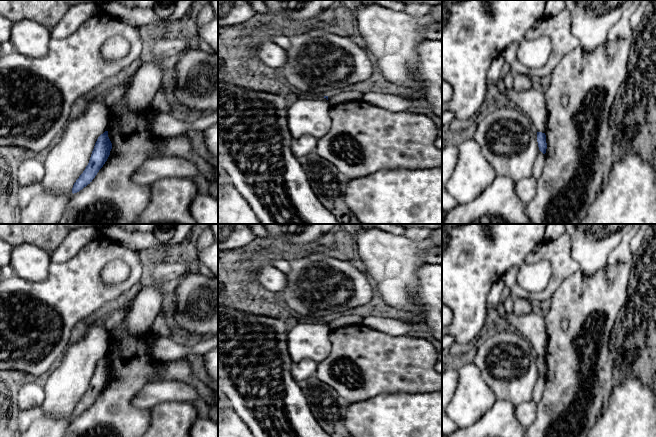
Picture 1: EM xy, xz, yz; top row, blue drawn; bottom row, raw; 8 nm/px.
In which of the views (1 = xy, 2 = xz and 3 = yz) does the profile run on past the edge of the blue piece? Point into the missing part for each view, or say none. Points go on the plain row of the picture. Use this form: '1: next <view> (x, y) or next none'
1: next none
2: next none
3: next none

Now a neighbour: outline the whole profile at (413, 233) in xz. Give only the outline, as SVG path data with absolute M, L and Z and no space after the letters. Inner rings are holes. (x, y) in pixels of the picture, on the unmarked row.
M409 227L406 228L404 236L413 241L422 241L430 238L432 230L428 228Z

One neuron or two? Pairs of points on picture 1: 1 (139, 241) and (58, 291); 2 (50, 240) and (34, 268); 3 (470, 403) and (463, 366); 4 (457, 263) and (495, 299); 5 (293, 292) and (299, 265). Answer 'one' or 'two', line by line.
1: two
2: two
3: one
4: two
5: one

